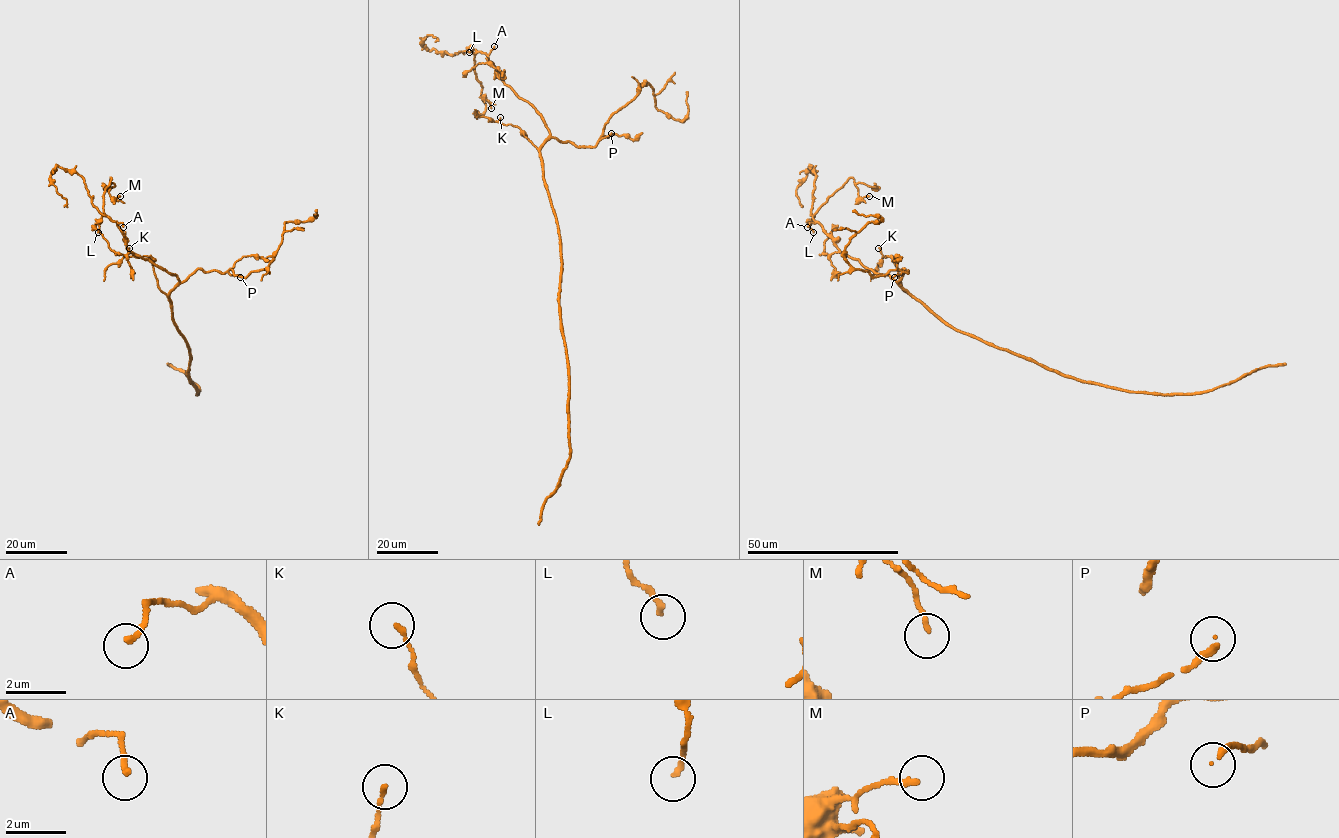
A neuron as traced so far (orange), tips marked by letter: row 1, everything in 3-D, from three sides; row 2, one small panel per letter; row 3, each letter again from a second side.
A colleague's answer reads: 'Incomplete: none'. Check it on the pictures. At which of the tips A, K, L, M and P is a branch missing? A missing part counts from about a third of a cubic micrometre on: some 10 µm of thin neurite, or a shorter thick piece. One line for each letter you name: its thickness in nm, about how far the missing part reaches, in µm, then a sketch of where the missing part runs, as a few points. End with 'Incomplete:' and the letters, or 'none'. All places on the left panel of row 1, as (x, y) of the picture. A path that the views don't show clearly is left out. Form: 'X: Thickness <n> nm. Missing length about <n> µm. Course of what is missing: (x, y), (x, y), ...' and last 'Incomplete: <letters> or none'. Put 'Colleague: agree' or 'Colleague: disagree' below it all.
P: Thickness 130 nm. Missing length about 9 µm. Course of what is missing: (240, 277), (245, 280), (247, 293)
Incomplete: P
Colleague: disagree

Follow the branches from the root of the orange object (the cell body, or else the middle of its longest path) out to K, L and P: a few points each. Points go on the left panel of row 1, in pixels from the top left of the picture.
K: (179, 332), (172, 319), (172, 303), (159, 288), (153, 261), (147, 256), (128, 256), (129, 248)
L: (179, 332), (169, 299), (178, 277), (132, 253), (127, 248), (123, 231), (114, 221), (103, 215), (98, 232)
P: (179, 332), (169, 299), (169, 293), (177, 285), (198, 269), (240, 277)

